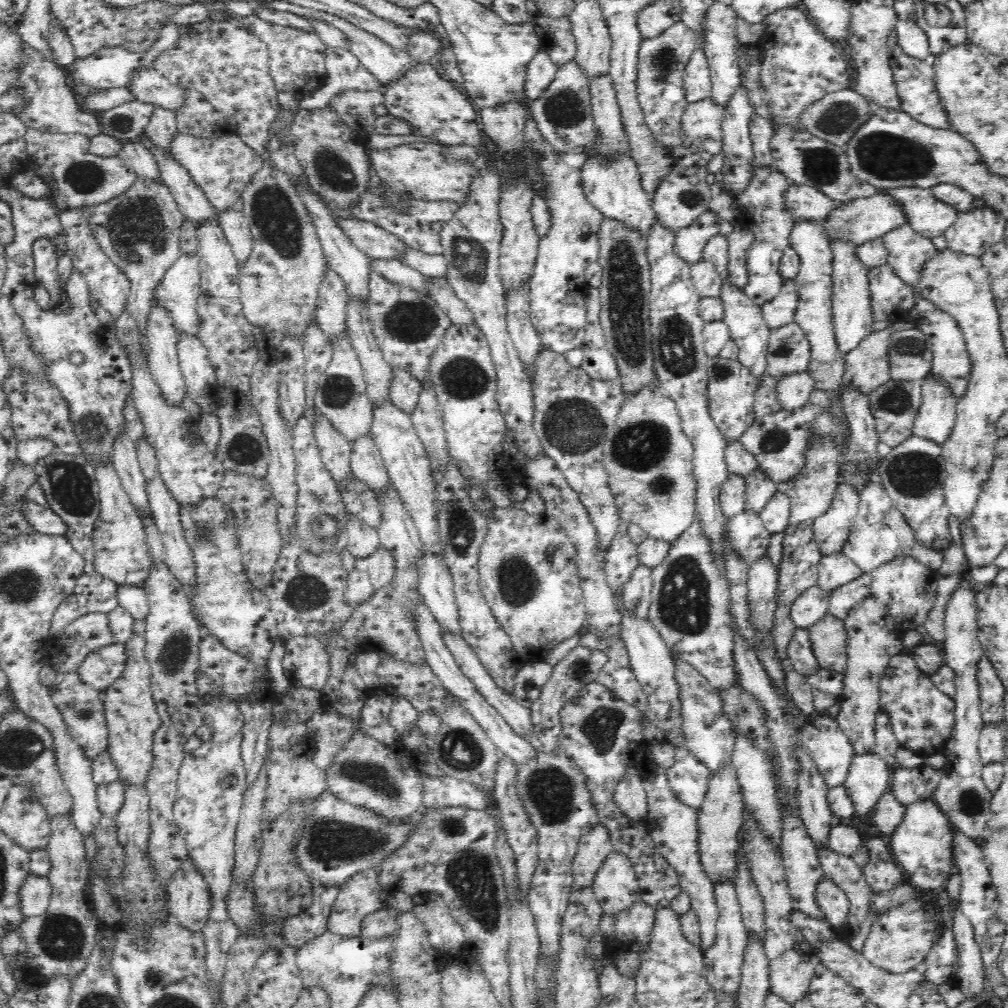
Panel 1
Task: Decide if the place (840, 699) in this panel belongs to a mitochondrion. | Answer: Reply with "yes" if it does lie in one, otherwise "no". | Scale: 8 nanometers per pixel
no

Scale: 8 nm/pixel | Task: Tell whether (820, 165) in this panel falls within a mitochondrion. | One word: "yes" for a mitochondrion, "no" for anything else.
yes

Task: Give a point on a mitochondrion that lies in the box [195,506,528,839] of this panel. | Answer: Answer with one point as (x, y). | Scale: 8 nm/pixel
(367, 774)

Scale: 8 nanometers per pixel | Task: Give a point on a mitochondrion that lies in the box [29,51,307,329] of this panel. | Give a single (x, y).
(137, 229)

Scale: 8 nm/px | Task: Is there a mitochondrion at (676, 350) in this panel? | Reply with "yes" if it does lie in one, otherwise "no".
yes

